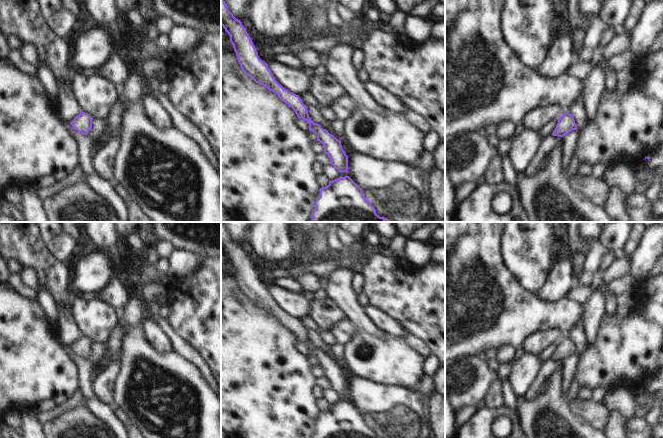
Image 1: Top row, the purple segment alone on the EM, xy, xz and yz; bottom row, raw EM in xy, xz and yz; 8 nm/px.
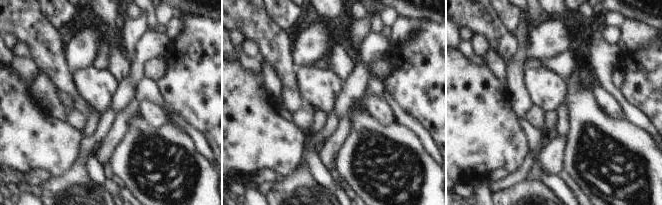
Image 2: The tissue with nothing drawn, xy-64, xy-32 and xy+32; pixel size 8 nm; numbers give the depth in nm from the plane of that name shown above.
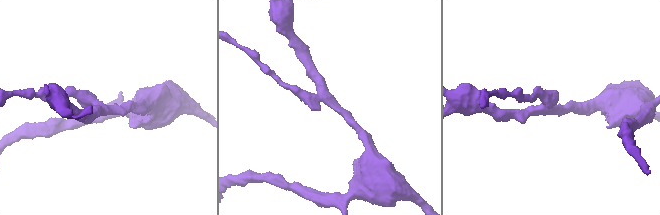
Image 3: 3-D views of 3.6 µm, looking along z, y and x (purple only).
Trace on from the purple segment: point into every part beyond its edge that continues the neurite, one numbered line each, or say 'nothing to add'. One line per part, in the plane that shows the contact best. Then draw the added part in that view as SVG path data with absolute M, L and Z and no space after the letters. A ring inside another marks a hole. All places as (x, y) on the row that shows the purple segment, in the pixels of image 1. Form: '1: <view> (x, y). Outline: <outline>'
nothing to add.

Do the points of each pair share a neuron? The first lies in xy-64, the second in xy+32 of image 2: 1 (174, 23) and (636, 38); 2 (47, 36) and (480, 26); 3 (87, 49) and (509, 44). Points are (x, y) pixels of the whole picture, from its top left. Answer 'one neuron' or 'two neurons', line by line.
1: one neuron
2: one neuron
3: two neurons

